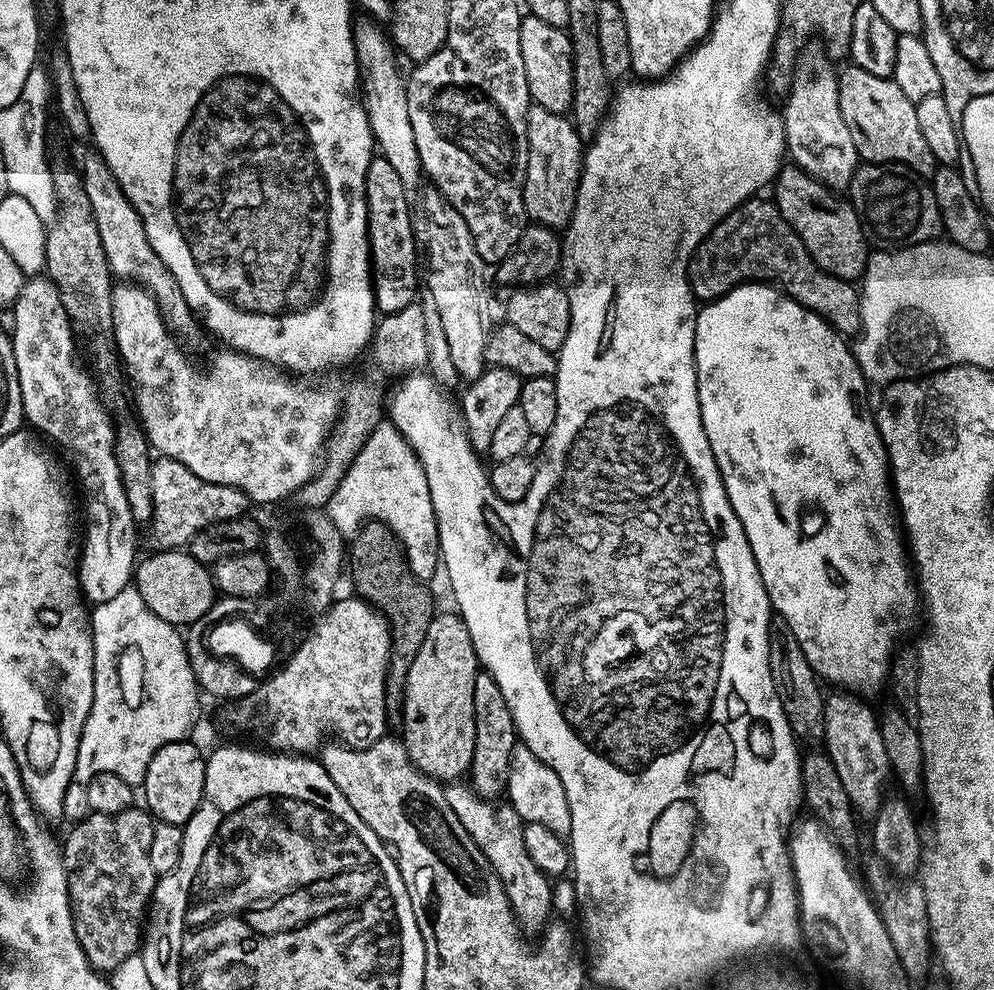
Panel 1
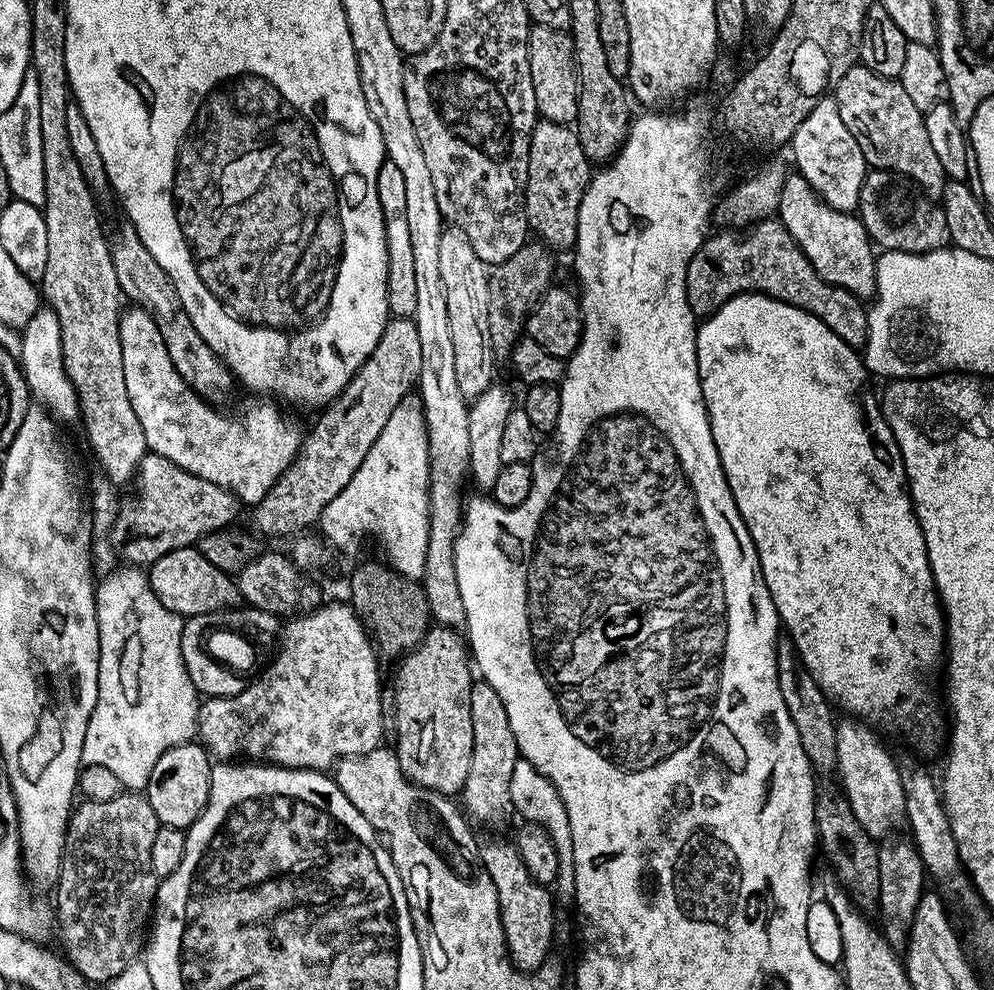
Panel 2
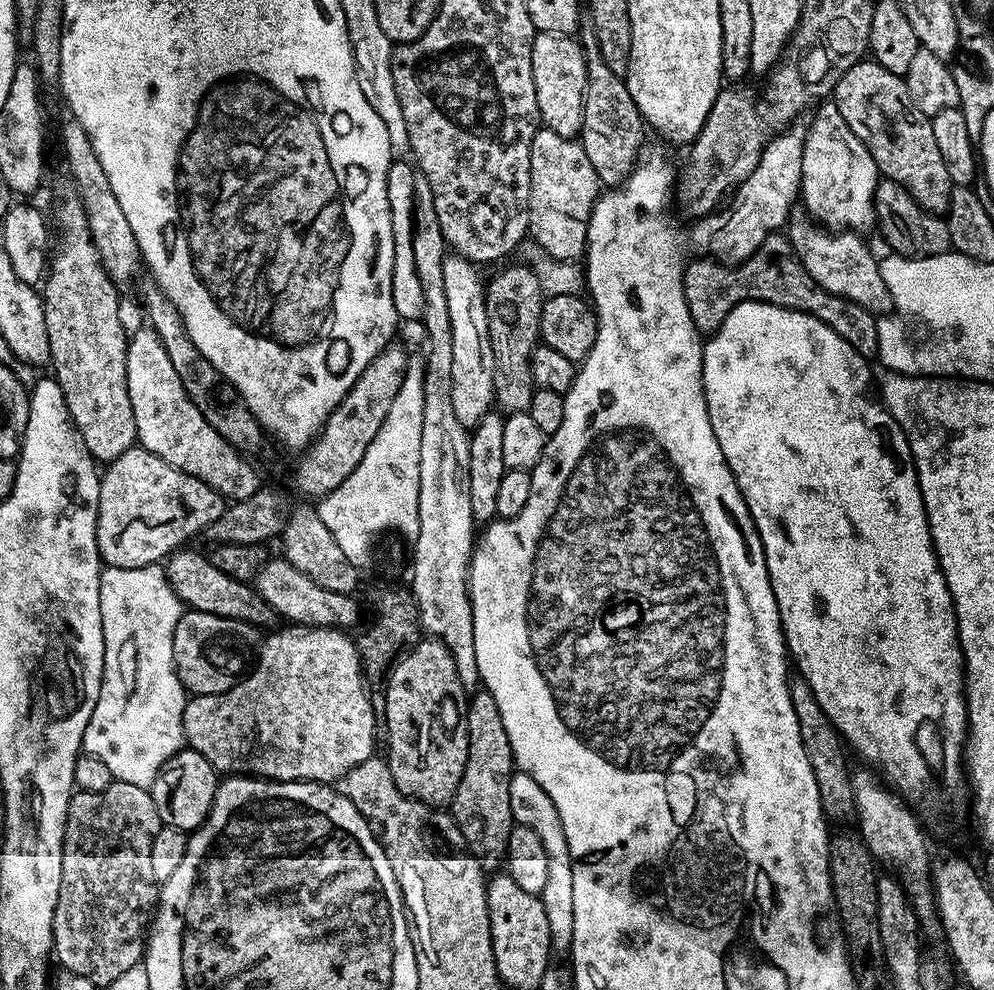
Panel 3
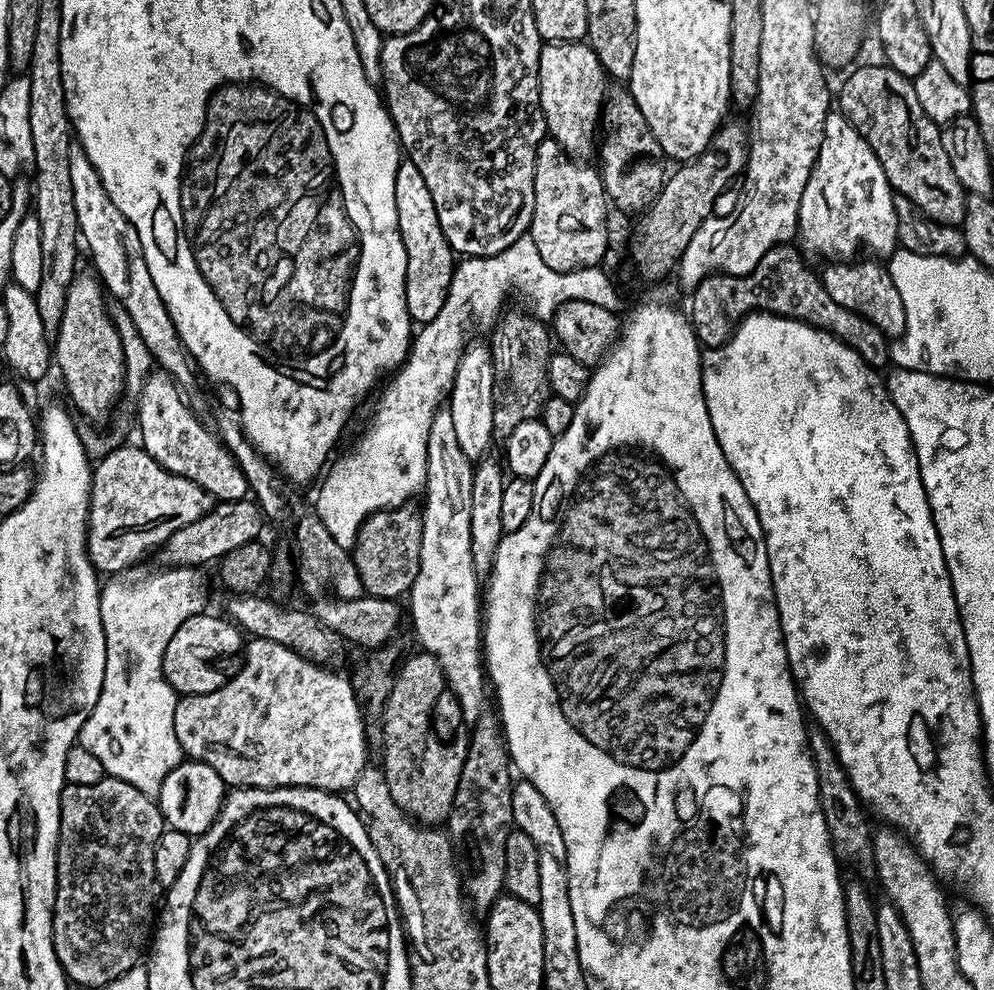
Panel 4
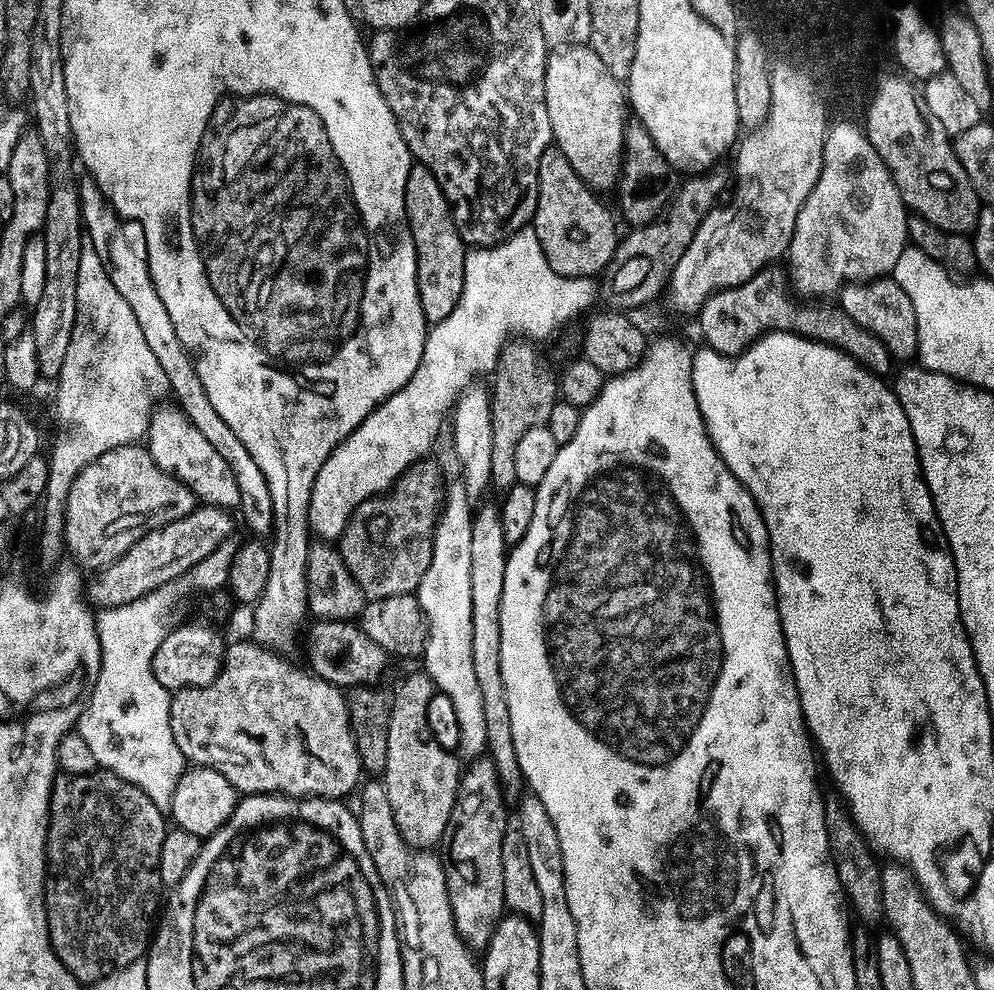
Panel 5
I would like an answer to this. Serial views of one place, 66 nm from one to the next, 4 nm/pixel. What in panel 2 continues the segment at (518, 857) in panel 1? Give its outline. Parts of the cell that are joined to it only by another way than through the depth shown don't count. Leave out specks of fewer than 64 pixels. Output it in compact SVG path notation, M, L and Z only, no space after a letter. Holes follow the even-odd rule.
M511 839L483 841L480 844L480 860L498 892L500 921L508 956L520 971L531 974L549 959L548 951L552 948L552 935L556 932L553 893L532 879Z

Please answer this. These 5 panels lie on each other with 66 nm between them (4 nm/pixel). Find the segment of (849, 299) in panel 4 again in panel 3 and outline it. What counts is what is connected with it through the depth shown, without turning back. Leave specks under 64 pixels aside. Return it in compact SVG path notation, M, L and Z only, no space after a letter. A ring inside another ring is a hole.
M800 210L793 211L788 217L786 235L802 266L806 266L810 278L814 278L822 290L858 302L858 306L873 314L892 311L890 290L886 290L886 282L880 273L880 260L868 249L867 242L860 237L863 235L852 230L829 230Z

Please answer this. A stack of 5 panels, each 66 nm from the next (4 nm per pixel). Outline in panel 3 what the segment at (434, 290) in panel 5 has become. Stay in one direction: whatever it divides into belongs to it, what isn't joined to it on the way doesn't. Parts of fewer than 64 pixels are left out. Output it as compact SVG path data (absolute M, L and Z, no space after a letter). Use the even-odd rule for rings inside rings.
M404 158L393 159L386 178L386 196L390 198L390 214L392 215L392 229L394 230L392 293L394 294L394 306L396 307L397 317L401 321L419 321L424 315L424 295L422 294L422 282L418 278L418 270L414 260L414 246L412 245L418 172L409 161L408 164L404 161Z

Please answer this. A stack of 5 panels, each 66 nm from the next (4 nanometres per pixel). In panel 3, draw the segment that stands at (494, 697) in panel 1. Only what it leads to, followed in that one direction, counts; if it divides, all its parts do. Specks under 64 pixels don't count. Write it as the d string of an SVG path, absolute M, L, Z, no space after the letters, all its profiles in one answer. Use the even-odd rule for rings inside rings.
M487 690L475 691L468 704L468 757L466 770L462 770L462 782L458 782L458 790L454 794L450 811L456 820L458 830L462 830L462 838L467 851L481 862L496 860L505 855L510 842L510 830L514 823L510 810L510 782L514 775L514 761L510 750L510 738L506 734L506 725L502 723L502 713L498 711L498 702L494 702L492 693Z

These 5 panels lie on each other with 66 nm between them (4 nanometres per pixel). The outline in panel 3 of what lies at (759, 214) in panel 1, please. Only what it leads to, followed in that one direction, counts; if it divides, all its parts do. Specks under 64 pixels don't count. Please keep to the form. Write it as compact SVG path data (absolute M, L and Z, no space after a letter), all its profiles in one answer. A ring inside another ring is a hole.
M787 235L768 236L766 242L748 260L736 263L721 262L716 258L704 258L687 265L684 270L684 293L686 306L690 310L690 318L694 318L694 326L701 334L711 334L722 326L726 314L734 310L736 304L747 300L761 300L774 306L782 306L790 310L798 310L818 318L838 338L846 338L858 354L866 358L876 356L878 350L877 317L867 312L858 302L850 302L838 294L830 294L810 278L806 266L802 266L800 257L792 249Z

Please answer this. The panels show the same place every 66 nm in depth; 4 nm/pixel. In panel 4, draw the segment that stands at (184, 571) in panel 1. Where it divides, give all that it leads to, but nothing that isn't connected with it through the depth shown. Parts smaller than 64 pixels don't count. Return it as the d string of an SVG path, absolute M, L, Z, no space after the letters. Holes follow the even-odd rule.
M239 594L231 597L228 604L227 615L249 637L258 640L273 640L279 644L286 644L293 648L300 656L312 661L313 664L327 665L340 652L342 639L334 630L328 628L311 611L291 612L288 608L279 608L272 600L267 600L264 594L253 594L241 596Z

